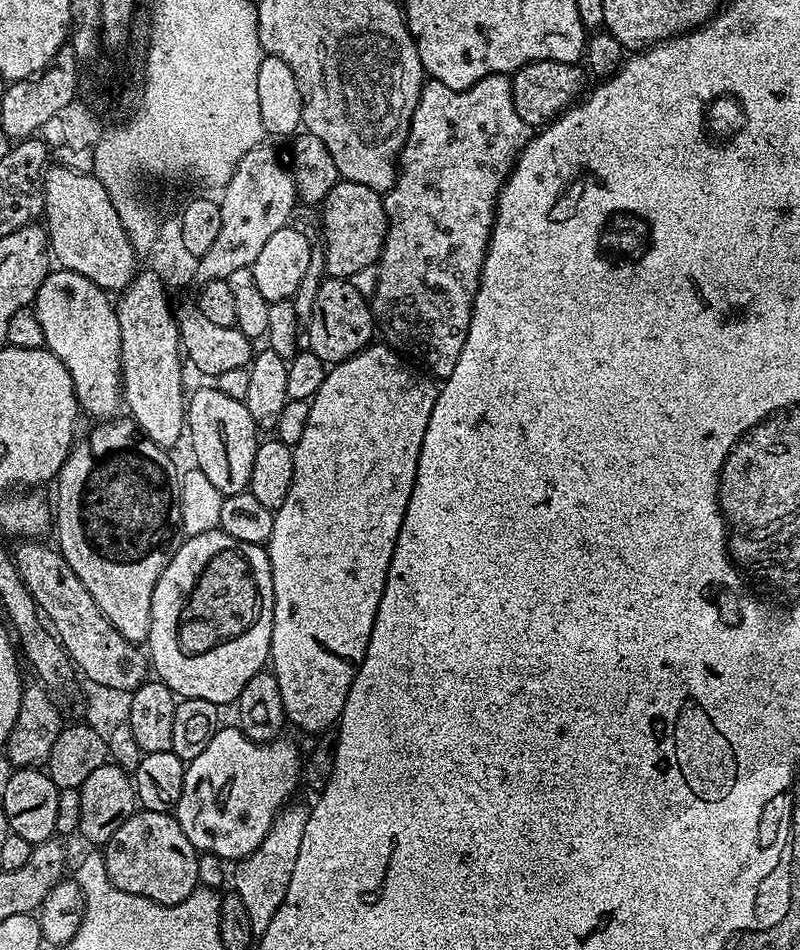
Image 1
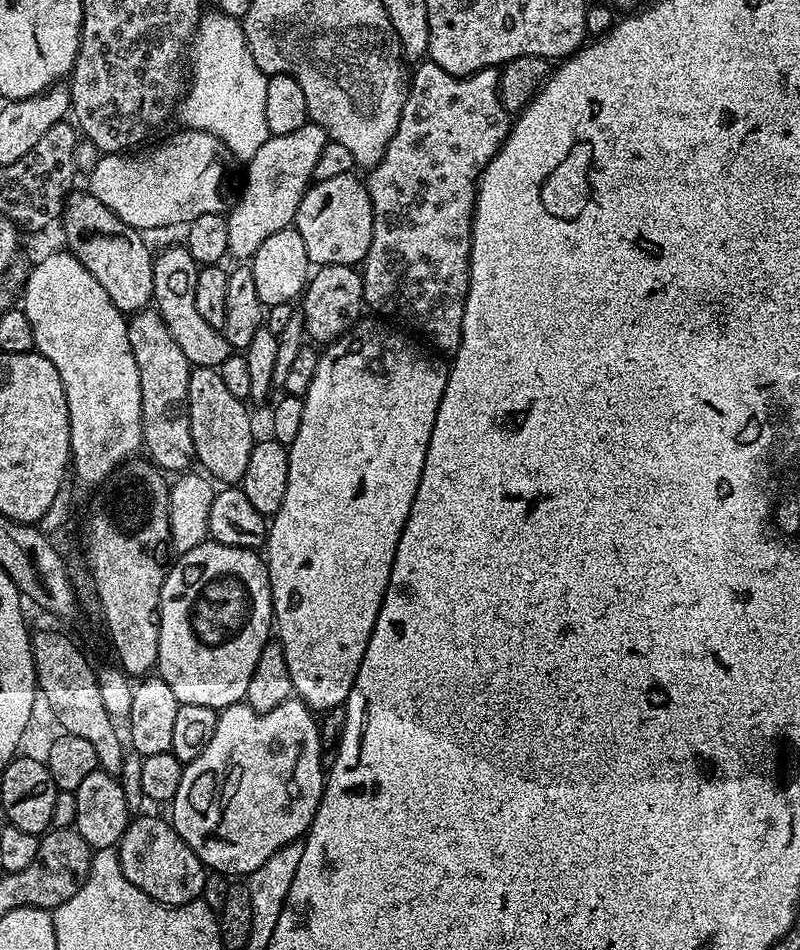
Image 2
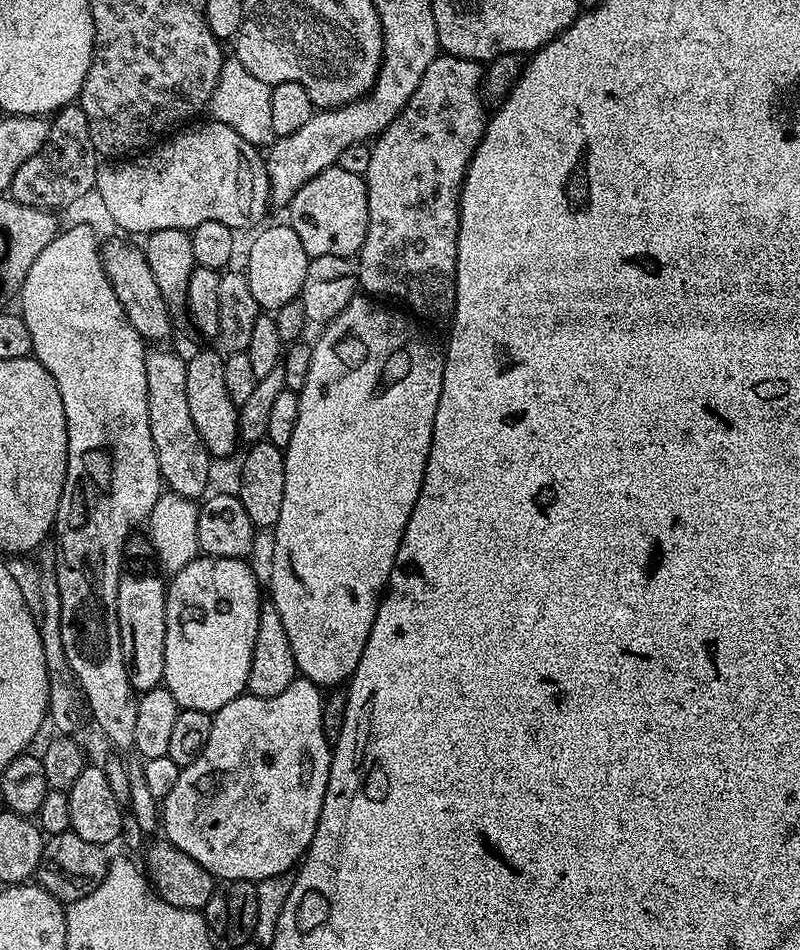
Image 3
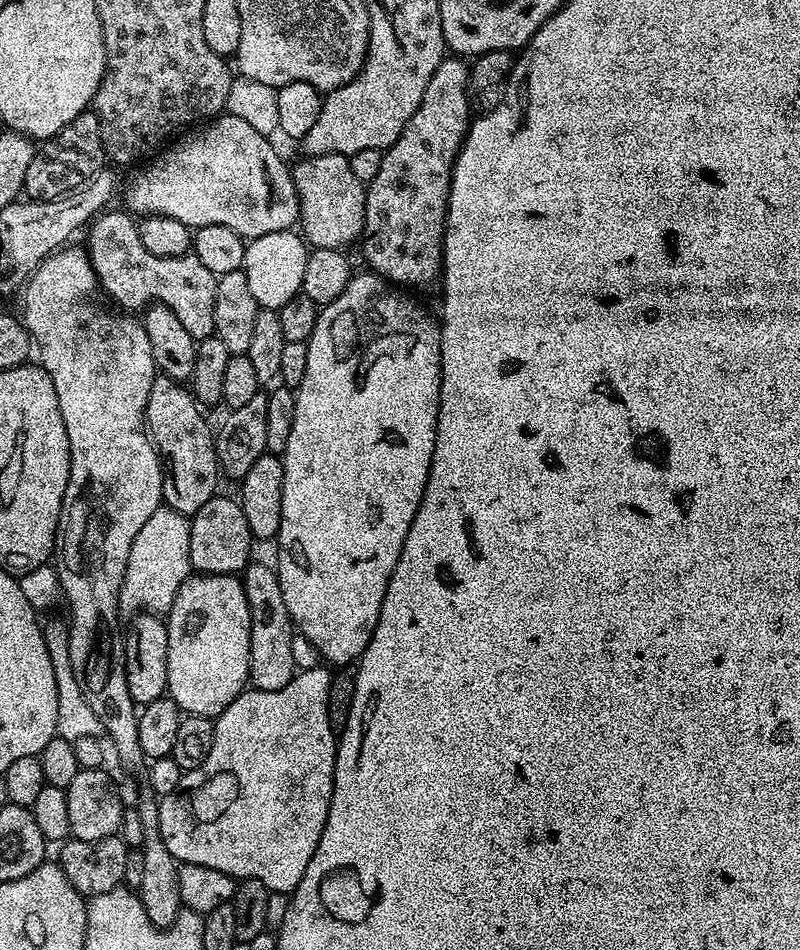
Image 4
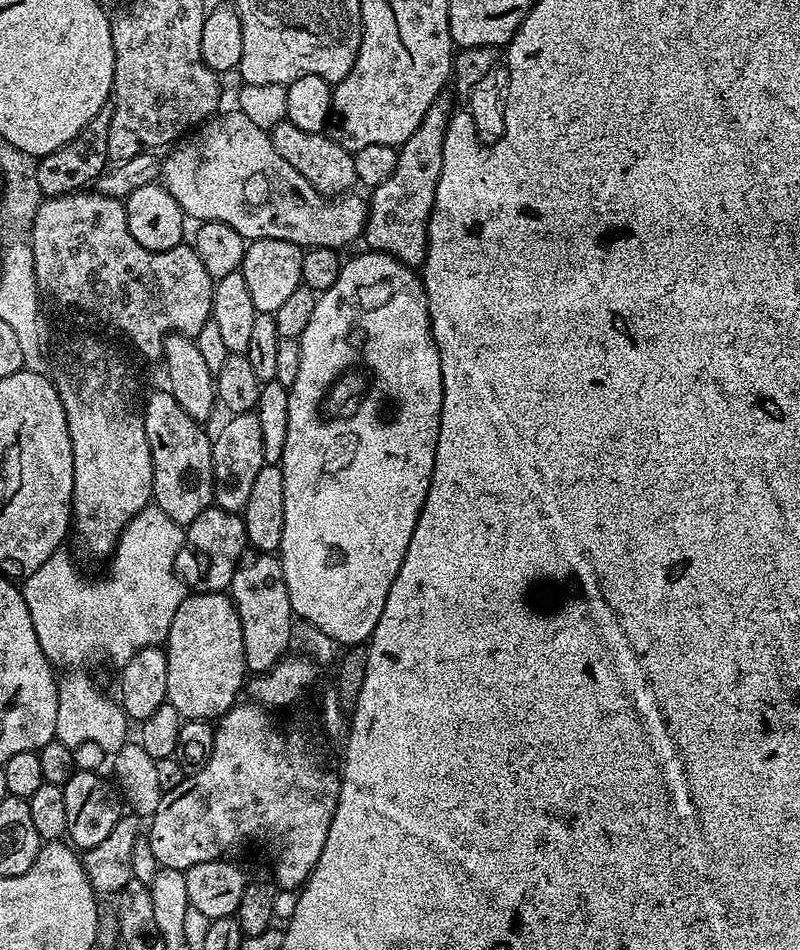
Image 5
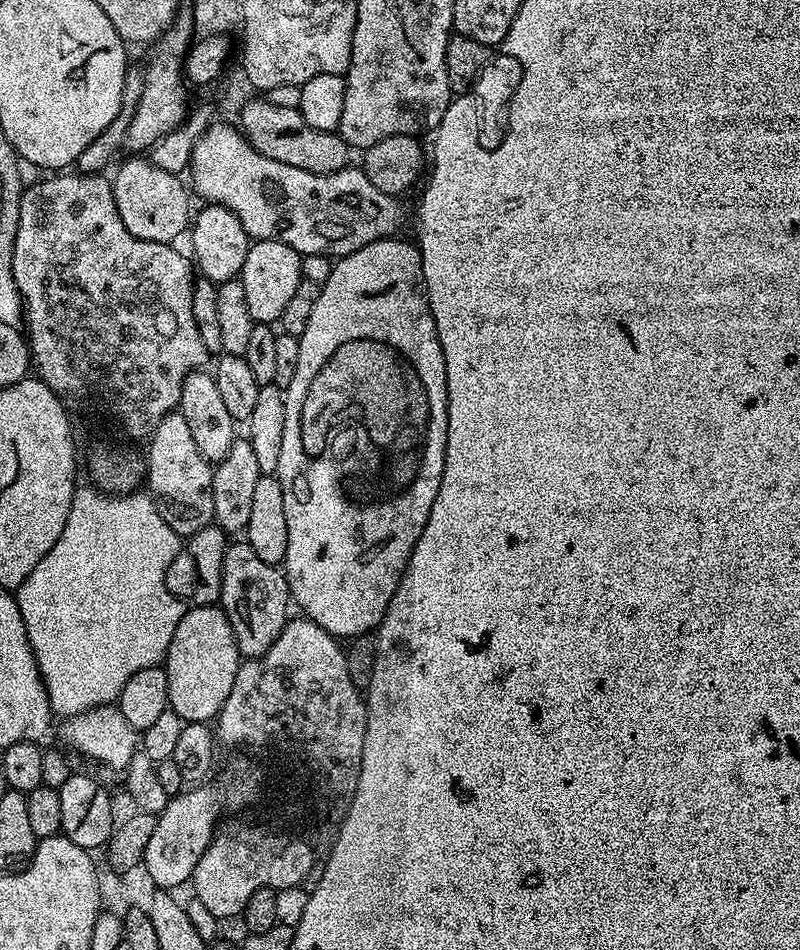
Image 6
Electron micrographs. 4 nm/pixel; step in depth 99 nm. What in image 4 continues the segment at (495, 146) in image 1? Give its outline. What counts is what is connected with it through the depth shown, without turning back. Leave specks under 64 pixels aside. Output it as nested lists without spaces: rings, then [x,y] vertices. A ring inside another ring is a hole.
[[[446,58],[440,63],[426,85],[422,102],[418,102],[418,110],[396,141],[383,149],[382,166],[366,186],[365,265],[393,286],[428,288],[441,279],[452,167],[470,132],[468,69],[460,58]]]

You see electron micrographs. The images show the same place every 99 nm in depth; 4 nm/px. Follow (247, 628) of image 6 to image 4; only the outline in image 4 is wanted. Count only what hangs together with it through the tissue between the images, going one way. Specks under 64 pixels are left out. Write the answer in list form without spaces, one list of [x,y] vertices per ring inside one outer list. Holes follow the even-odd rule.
[[[249,563],[242,573],[246,602],[250,606],[250,670],[248,678],[252,688],[258,690],[282,690],[296,675],[296,648],[292,645],[294,625],[290,610],[286,610],[286,598],[282,598],[282,586],[271,563]]]

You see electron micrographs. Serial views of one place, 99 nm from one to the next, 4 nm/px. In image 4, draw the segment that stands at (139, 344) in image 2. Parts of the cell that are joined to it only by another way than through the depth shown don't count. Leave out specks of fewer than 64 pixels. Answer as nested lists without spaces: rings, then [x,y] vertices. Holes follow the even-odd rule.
[[[158,374],[150,386],[150,398],[146,402],[146,414],[144,419],[148,435],[152,437],[152,444],[157,453],[162,457],[164,470],[164,499],[167,507],[173,508],[183,516],[192,517],[206,502],[210,502],[212,496],[217,495],[216,483],[222,480],[220,464],[216,460],[216,438],[214,428],[204,421],[201,405],[195,396],[183,383],[174,381],[168,376]]]

